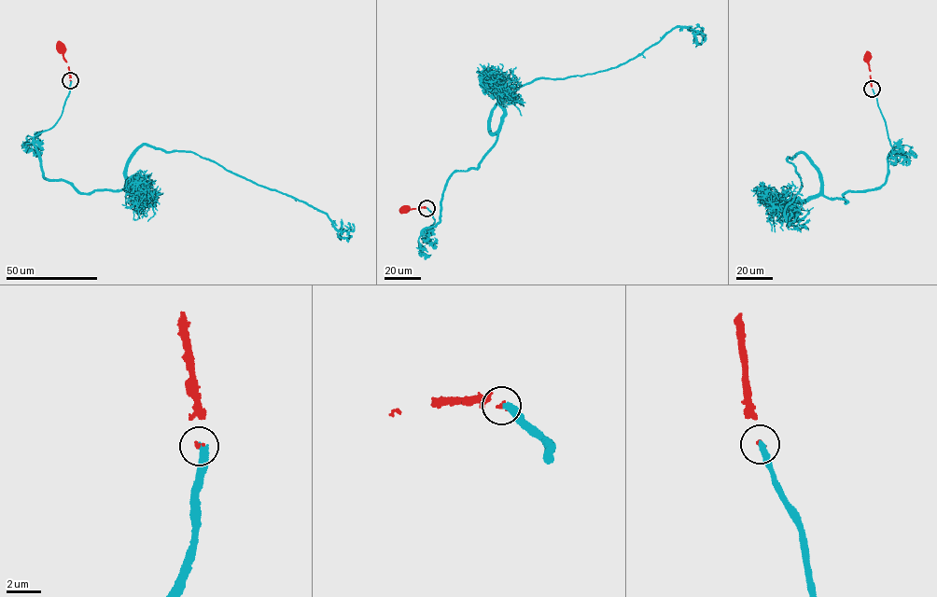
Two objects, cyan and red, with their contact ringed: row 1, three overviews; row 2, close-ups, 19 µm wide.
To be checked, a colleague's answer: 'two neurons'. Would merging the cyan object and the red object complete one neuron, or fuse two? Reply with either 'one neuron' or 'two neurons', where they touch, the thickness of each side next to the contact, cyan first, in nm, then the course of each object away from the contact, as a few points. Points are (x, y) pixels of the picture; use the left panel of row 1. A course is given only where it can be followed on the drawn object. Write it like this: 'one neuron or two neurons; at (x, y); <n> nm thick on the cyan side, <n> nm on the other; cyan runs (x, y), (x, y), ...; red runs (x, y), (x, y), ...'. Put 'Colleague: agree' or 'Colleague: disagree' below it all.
one neuron; at (70, 80); 400 nm thick on the cyan side, 140 nm on the other; cyan runs (70, 80), (57, 122), (34, 138), (46, 178), (120, 189), (142, 145), (191, 151), (319, 210), (346, 239); red runs (70, 80), (69, 67), (60, 48)
Colleague: disagree

